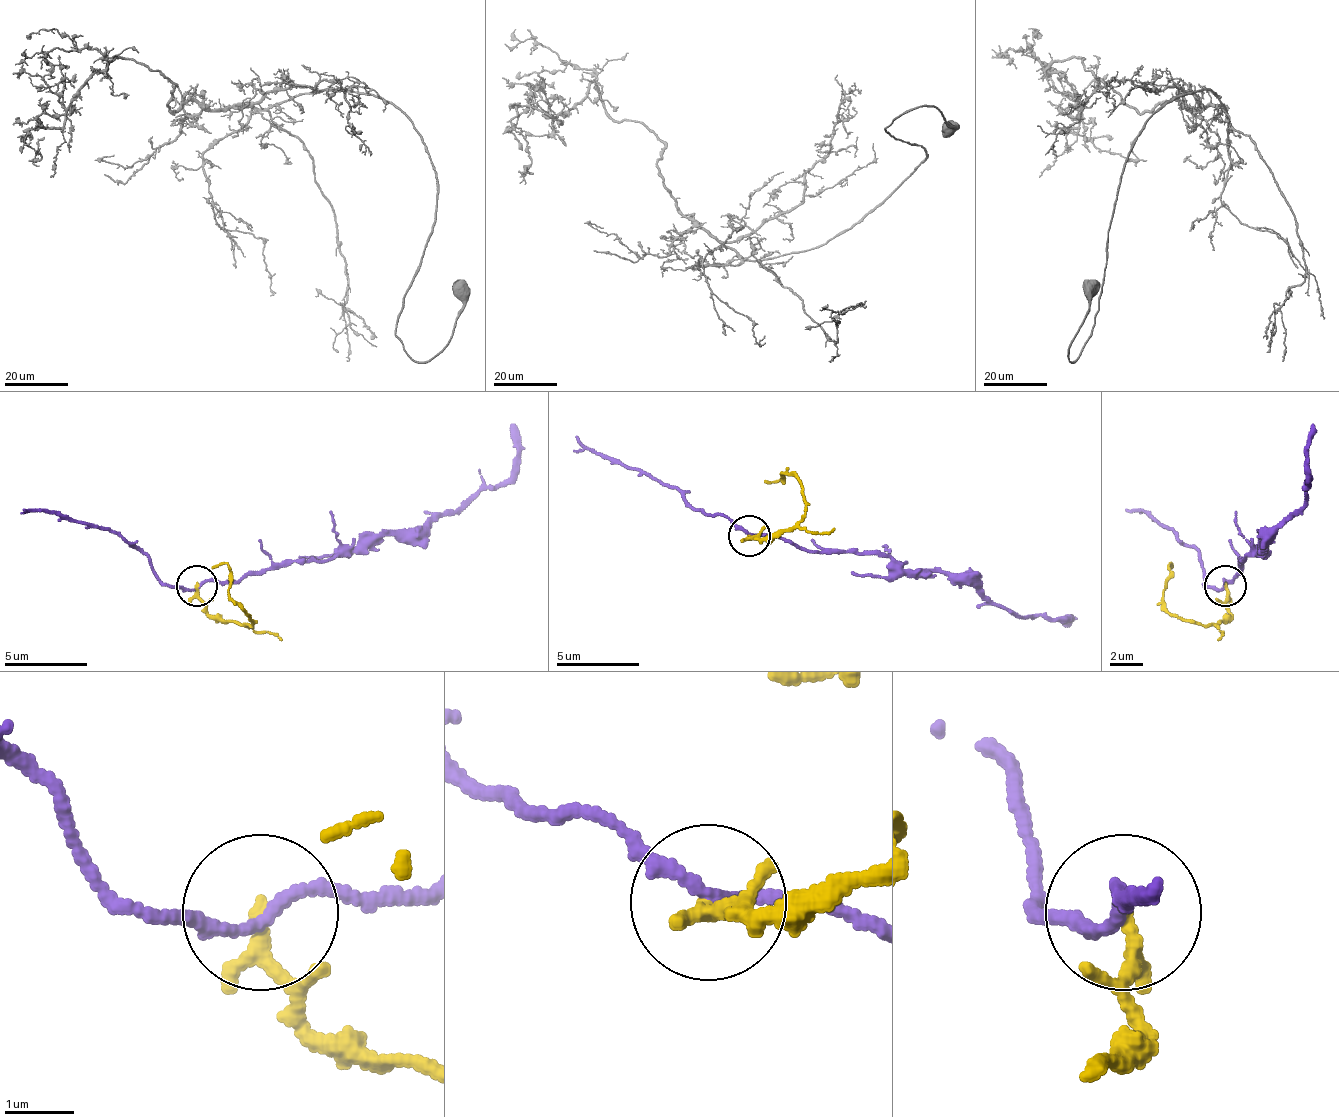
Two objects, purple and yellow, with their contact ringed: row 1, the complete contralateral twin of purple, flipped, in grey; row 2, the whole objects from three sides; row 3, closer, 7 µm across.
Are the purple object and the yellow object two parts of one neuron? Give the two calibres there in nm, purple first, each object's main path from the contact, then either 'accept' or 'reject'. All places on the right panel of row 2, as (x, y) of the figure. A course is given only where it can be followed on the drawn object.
170/160 nm | purple via (1224, 587), (1224, 582), (1241, 570), (1241, 562), (1261, 537), (1270, 537), (1307, 499), (1307, 433), (1315, 425) | yellow via (1224, 587), (1224, 616), (1216, 624), (1195, 620), (1166, 607), (1162, 595), (1170, 570) | reject

